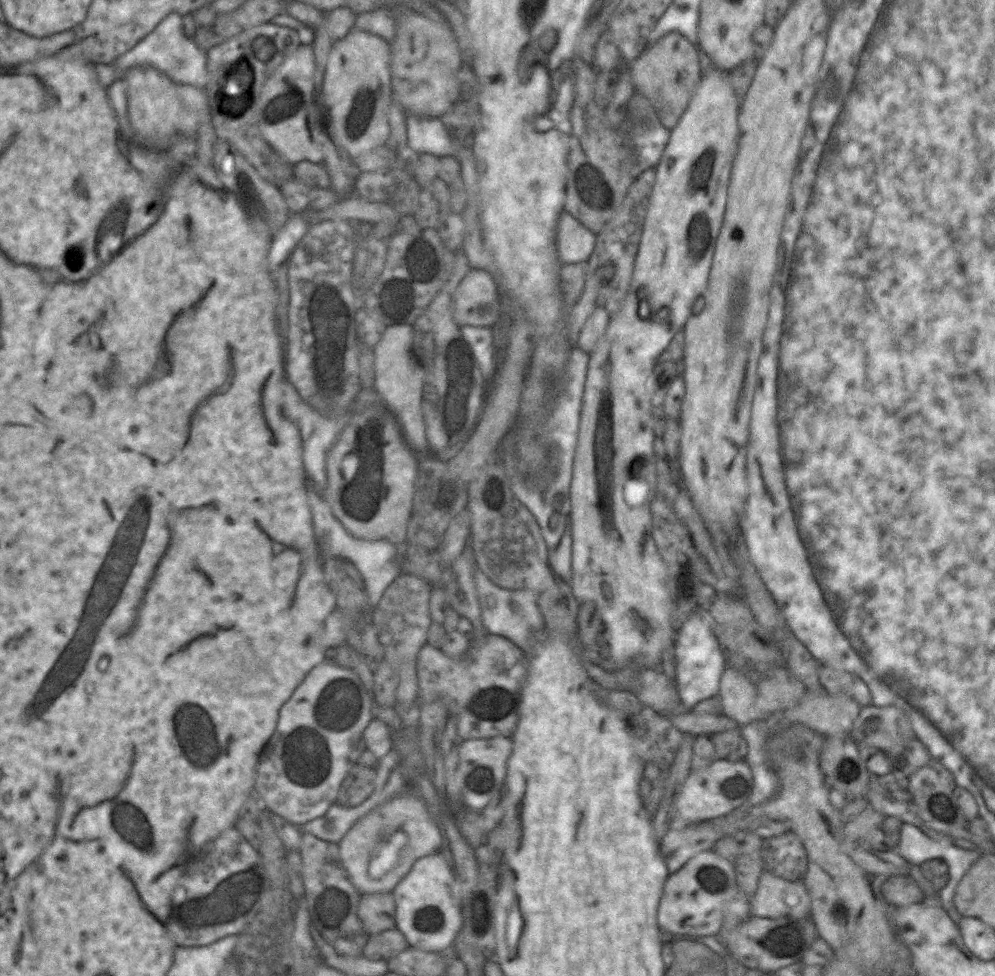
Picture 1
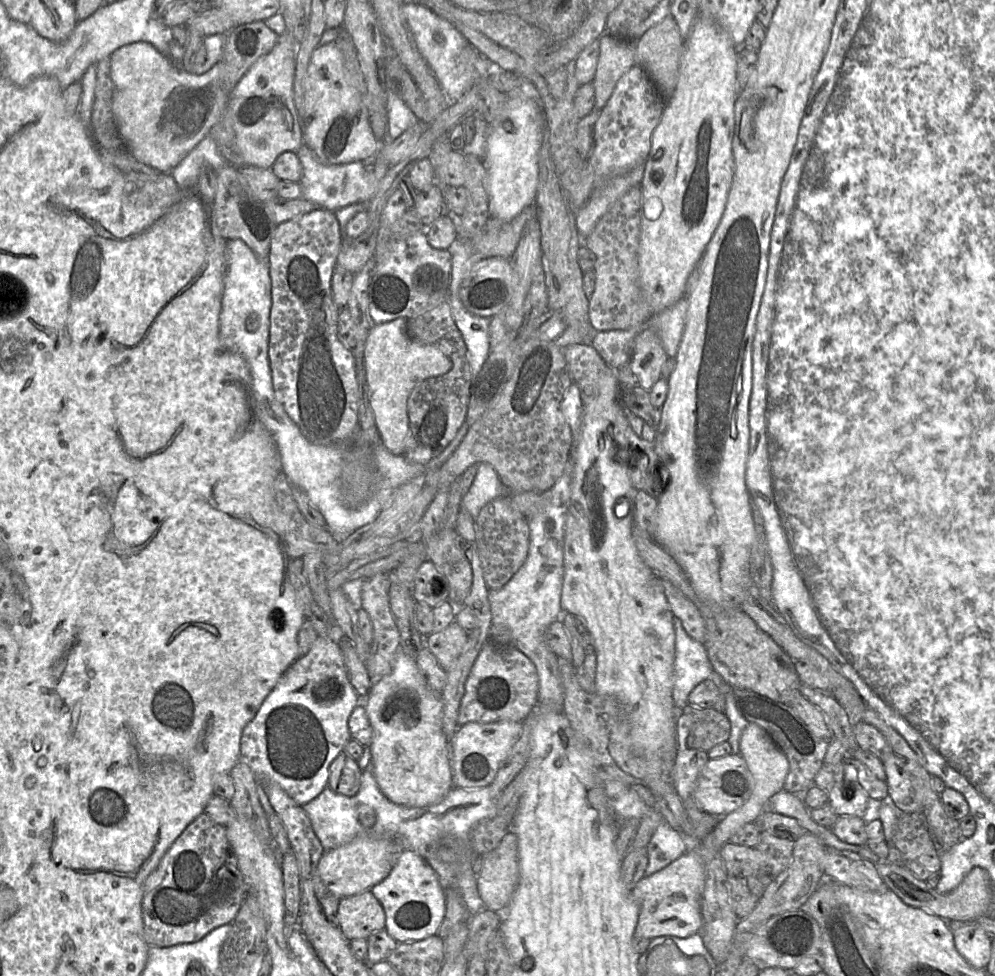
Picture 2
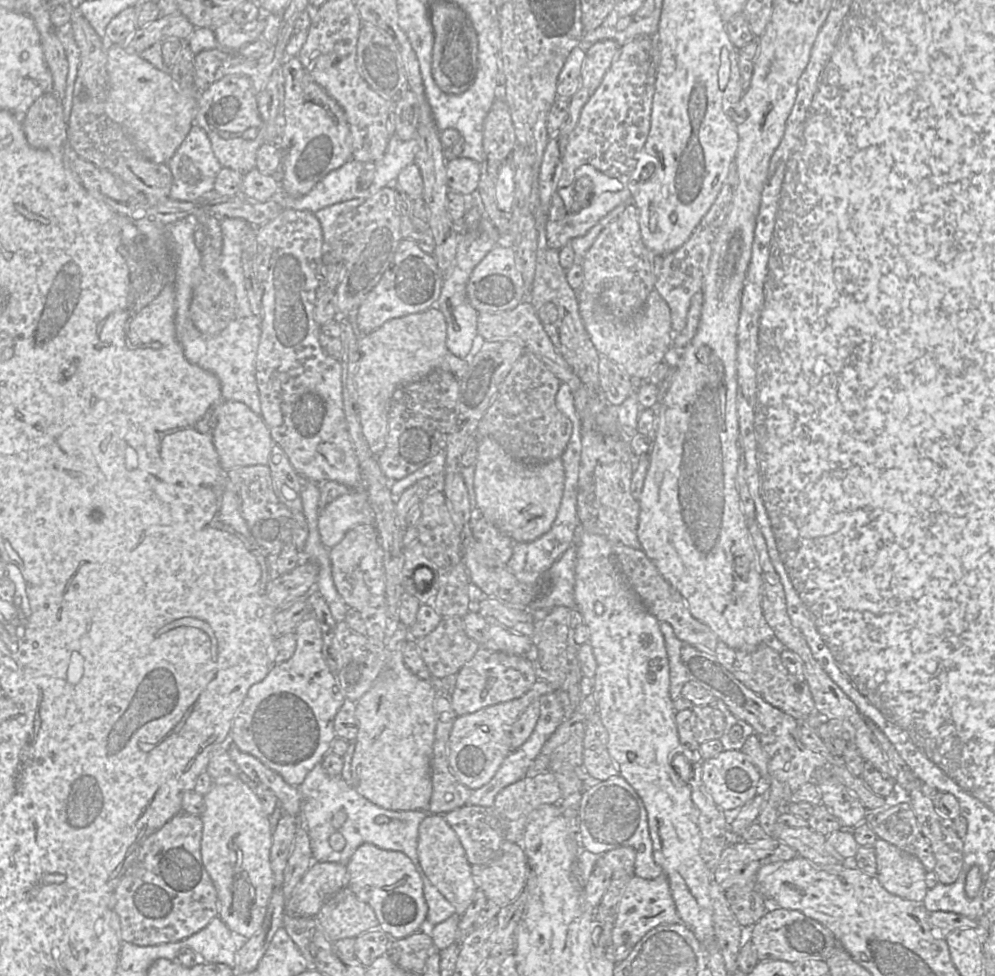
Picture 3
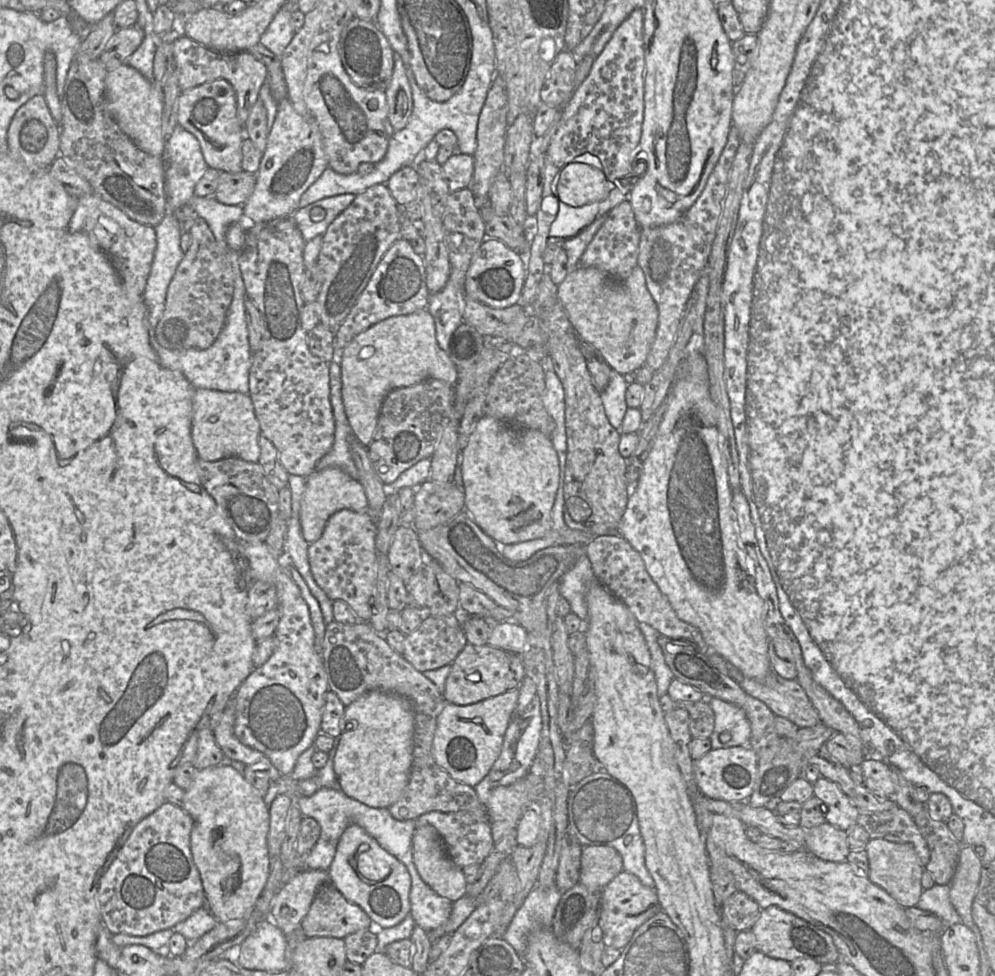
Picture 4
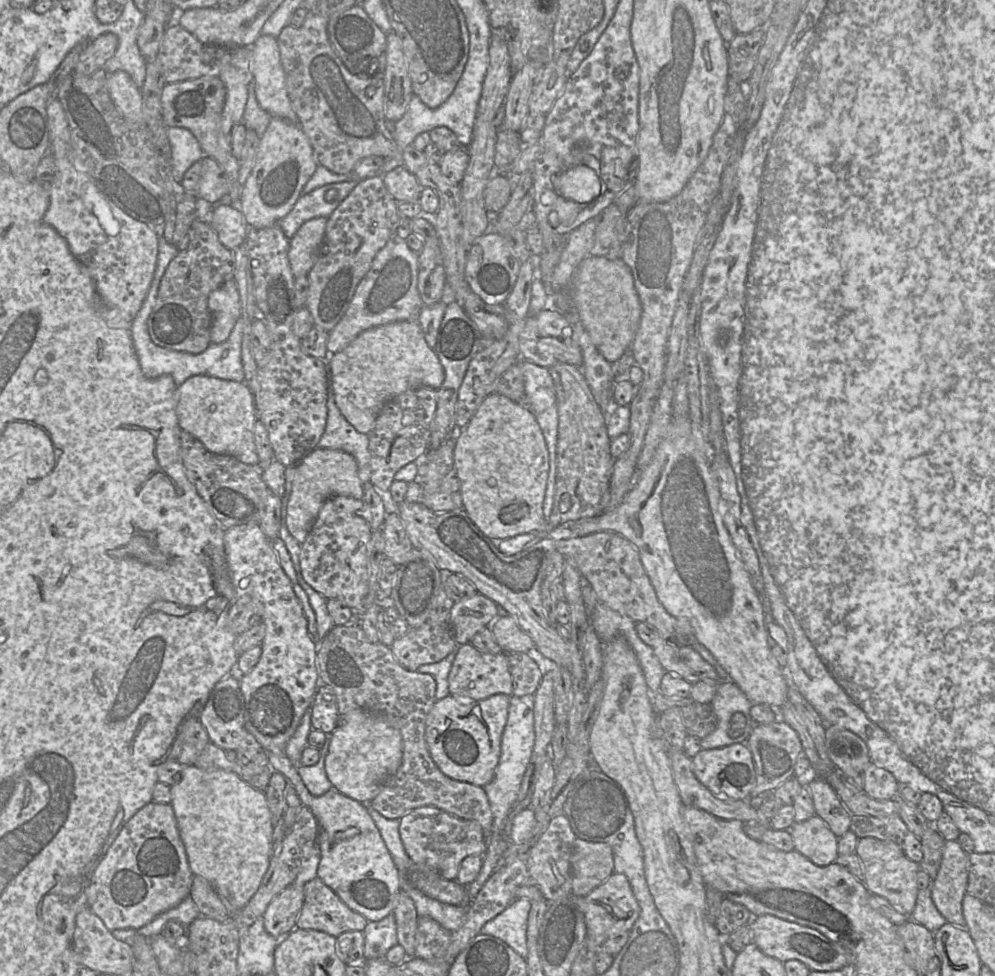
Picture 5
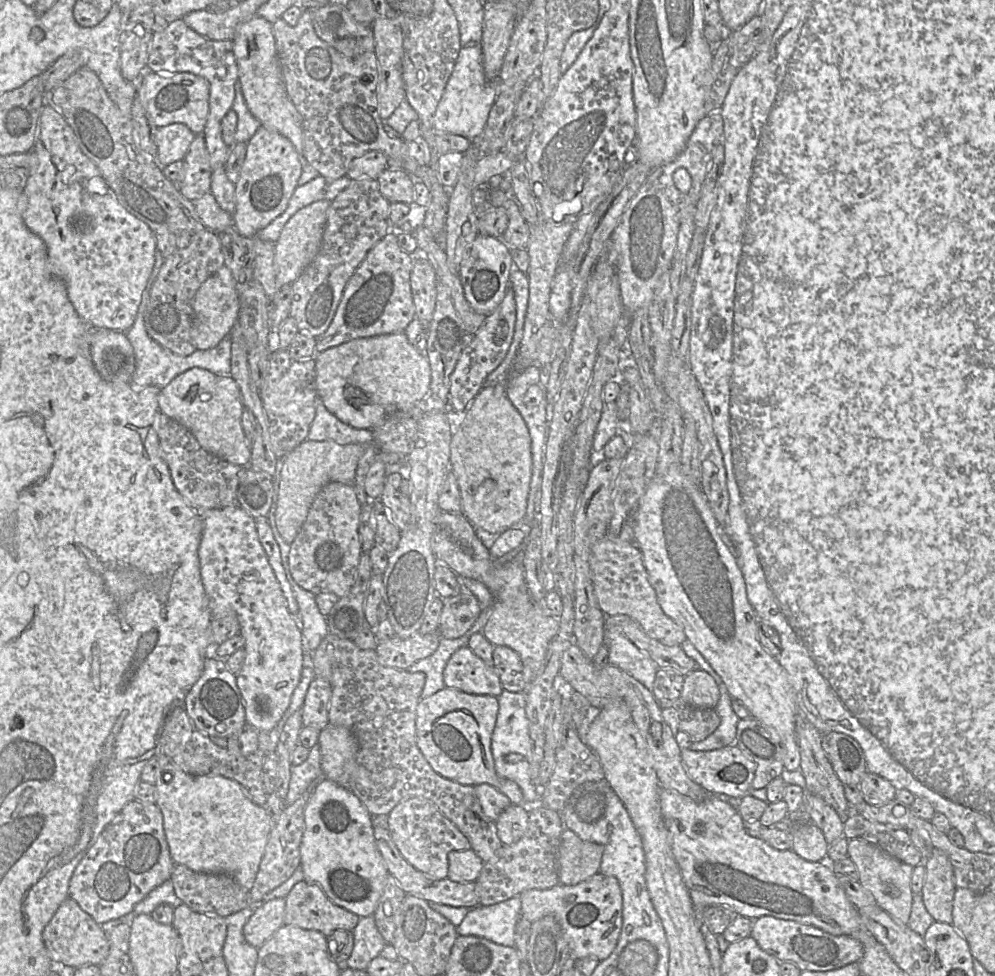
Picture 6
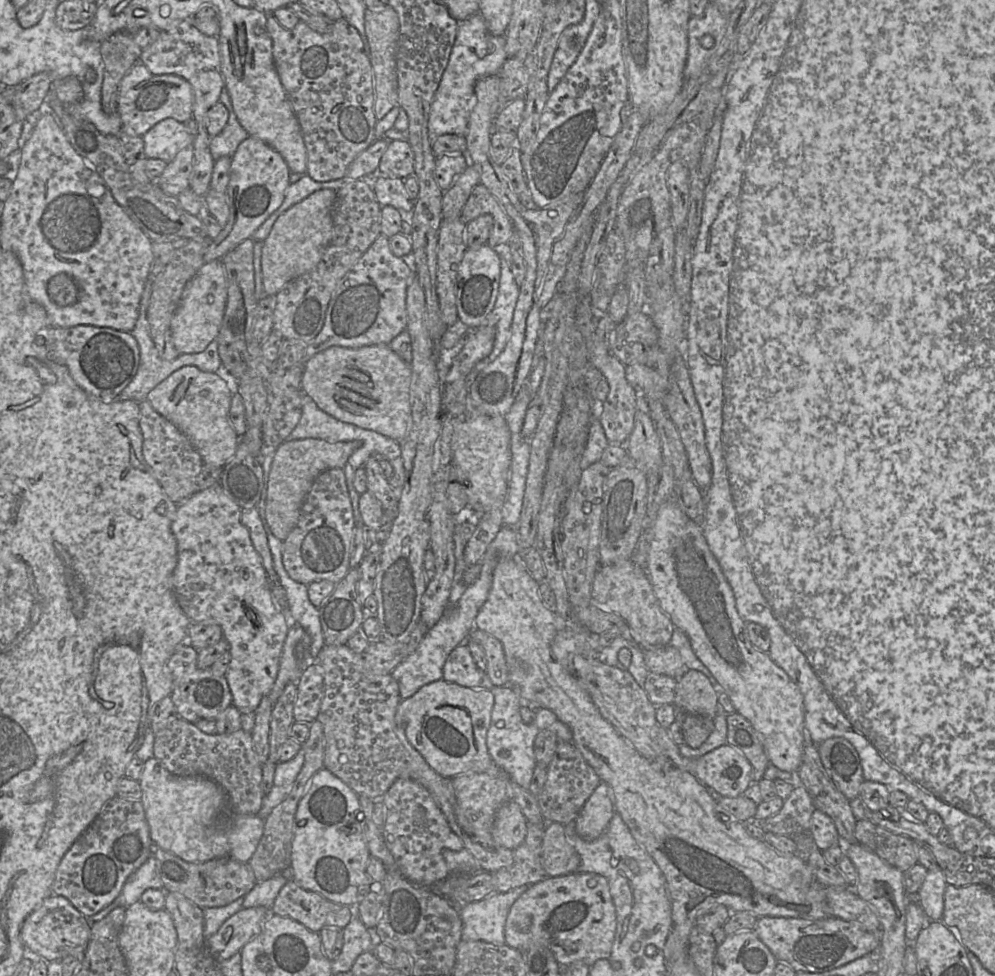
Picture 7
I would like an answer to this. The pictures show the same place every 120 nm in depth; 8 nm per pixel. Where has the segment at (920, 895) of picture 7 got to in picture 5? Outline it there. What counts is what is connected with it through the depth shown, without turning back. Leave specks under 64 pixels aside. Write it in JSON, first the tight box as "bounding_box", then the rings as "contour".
{"bounding_box":[930,841,968,928],"contour":[[[945,841],[941,865],[930,886],[938,911],[948,923],[959,928],[966,928],[962,901],[967,893],[968,855],[957,841]]]}

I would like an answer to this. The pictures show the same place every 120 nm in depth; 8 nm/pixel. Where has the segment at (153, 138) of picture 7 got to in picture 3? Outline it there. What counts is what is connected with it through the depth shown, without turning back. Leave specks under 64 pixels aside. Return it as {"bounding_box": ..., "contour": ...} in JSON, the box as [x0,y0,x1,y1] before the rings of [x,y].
{"bounding_box":[168,125,223,201],"contour":[[[193,125],[188,135],[168,162],[172,173],[172,187],[169,197],[179,201],[194,201],[214,190],[216,177],[223,166],[216,158],[211,141],[201,127]]]}

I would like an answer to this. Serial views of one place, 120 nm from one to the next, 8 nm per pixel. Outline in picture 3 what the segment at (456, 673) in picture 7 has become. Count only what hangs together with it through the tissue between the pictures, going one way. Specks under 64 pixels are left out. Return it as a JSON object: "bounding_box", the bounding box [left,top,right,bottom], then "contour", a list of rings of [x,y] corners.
{"bounding_box":[448,647,537,716],"contour":[[[479,647],[454,676],[454,686],[448,699],[457,716],[513,700],[524,695],[537,681],[533,655],[514,655]]]}

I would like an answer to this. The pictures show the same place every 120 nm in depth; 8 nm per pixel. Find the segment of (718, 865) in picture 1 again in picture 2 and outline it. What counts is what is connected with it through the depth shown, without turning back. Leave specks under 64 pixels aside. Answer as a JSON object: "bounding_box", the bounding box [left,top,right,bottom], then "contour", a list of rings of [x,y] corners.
{"bounding_box":[631,850,705,939],"contour":[[[689,850],[662,870],[644,876],[631,892],[640,906],[635,939],[686,938],[701,933],[701,898],[705,879],[704,858],[698,850]]]}

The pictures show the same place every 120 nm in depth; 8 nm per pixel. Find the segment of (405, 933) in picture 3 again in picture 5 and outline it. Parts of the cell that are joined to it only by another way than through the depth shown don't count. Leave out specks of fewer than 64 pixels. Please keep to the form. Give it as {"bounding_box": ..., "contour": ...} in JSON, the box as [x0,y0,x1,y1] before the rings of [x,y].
{"bounding_box":[266,753,401,921],"contour":[[[266,753],[271,768],[282,773],[286,783],[292,784],[302,805],[306,805],[317,820],[320,850],[317,878],[368,921],[380,921],[392,914],[401,890],[401,875],[365,804],[342,794],[336,788],[321,796],[311,795],[286,754]]]}

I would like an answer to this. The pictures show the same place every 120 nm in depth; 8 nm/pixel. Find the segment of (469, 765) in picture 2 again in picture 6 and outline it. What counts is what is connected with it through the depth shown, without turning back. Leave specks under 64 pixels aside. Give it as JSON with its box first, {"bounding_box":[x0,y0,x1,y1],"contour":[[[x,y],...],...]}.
{"bounding_box":[417,686,527,806],"contour":[[[445,686],[433,695],[421,698],[417,705],[417,745],[433,770],[441,776],[464,785],[490,784],[504,793],[511,804],[527,806],[517,783],[496,772],[491,739],[498,711],[498,697],[469,694]]]}

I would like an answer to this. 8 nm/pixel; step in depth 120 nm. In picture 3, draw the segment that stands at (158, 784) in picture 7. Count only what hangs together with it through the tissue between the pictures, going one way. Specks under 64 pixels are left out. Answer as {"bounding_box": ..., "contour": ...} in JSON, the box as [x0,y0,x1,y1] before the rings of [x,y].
{"bounding_box":[199,776,275,939],"contour":[[[223,776],[215,778],[210,790],[203,795],[203,807],[199,816],[203,823],[201,857],[217,891],[218,917],[234,934],[249,939],[260,928],[275,887],[270,863],[270,815],[266,814],[254,791],[239,777]]]}

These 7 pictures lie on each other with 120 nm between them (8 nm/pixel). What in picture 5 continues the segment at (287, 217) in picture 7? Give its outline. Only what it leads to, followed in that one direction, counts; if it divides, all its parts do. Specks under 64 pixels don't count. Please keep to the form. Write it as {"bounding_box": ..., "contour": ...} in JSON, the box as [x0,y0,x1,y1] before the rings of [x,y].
{"bounding_box":[288,217,326,278],"contour":[[[315,217],[301,225],[290,239],[288,258],[295,278],[307,275],[312,269],[322,243],[326,217]]]}

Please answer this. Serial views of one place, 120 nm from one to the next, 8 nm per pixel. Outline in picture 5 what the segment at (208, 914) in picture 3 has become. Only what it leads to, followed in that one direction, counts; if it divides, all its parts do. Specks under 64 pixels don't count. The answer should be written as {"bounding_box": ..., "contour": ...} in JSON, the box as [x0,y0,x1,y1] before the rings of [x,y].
{"bounding_box":[85,801,193,932],"contour":[[[152,801],[138,810],[124,824],[95,868],[85,890],[87,907],[103,921],[111,932],[125,928],[138,930],[188,897],[193,876],[172,806],[169,803]]]}

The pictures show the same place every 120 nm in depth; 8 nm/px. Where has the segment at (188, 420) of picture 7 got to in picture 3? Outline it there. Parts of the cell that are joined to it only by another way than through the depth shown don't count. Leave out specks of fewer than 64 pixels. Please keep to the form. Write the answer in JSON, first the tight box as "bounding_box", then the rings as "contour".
{"bounding_box":[211,399,273,471],"contour":[[[221,399],[213,410],[211,430],[220,464],[227,471],[234,467],[267,465],[273,440],[262,417],[242,402]]]}

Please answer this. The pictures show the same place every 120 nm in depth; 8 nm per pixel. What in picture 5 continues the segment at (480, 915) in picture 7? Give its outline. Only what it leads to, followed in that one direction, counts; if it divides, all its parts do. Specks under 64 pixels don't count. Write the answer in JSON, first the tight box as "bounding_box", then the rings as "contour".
{"bounding_box":[481,898,531,959],"contour":[[[516,898],[504,911],[488,921],[481,933],[499,938],[526,959],[527,920],[531,906],[529,899]]]}

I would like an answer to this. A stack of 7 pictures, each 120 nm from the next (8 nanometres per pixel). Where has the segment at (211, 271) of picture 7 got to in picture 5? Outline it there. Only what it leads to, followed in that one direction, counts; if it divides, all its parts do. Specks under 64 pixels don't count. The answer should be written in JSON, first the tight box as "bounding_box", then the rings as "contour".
{"bounding_box":[208,278,241,343],"contour":[[[234,278],[210,293],[208,308],[212,316],[211,343],[223,343],[241,315],[240,294]]]}

